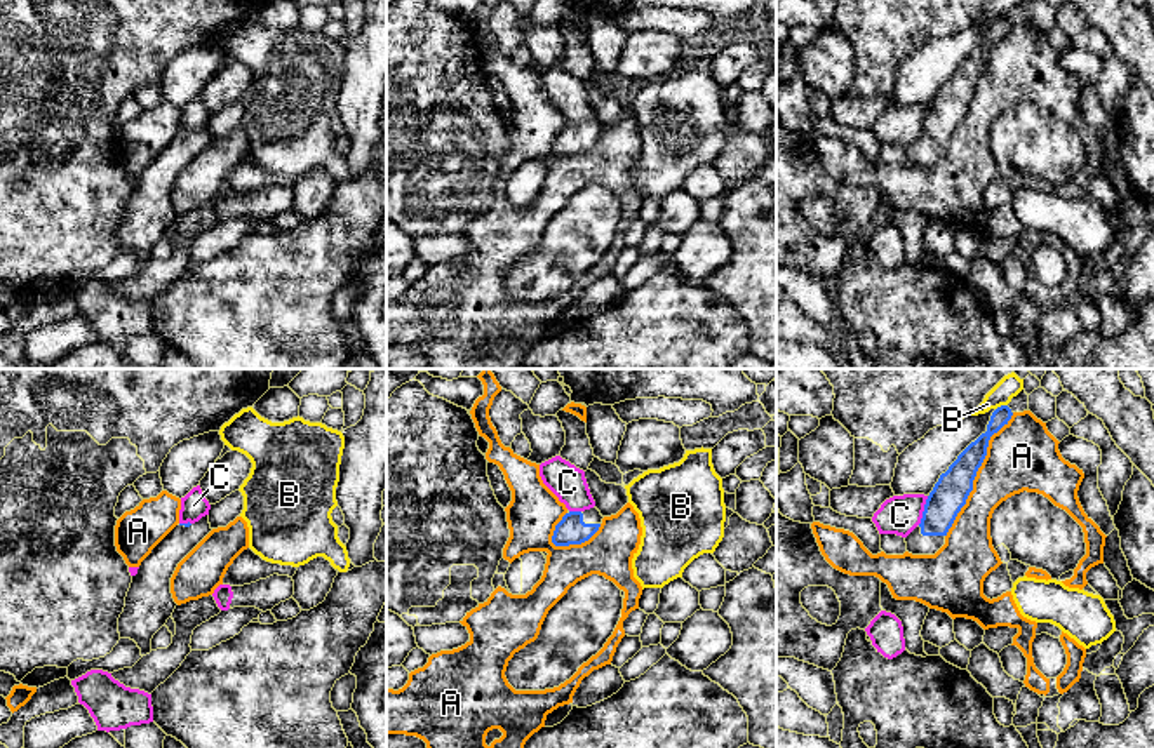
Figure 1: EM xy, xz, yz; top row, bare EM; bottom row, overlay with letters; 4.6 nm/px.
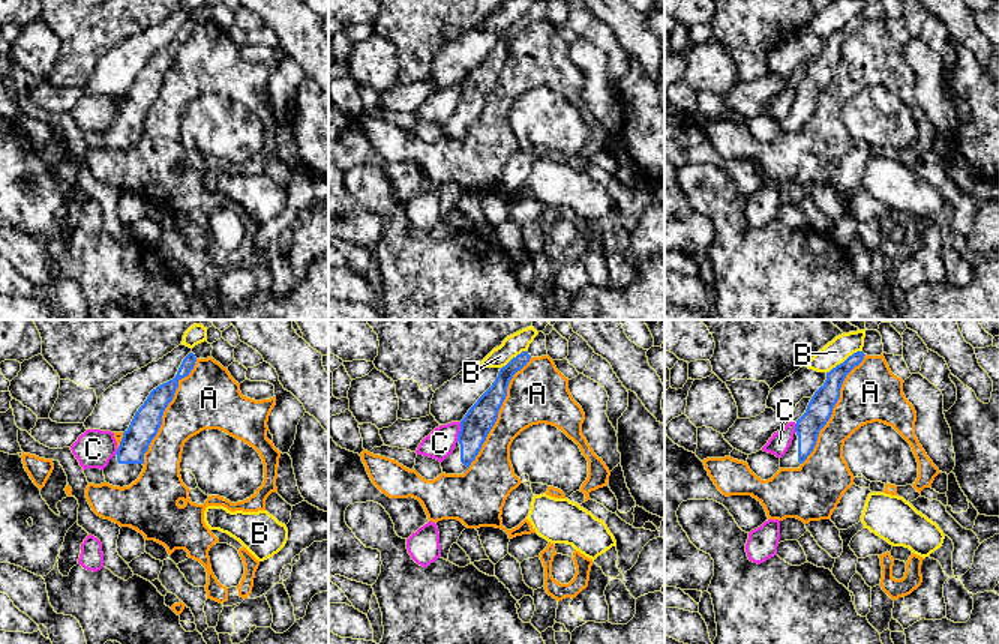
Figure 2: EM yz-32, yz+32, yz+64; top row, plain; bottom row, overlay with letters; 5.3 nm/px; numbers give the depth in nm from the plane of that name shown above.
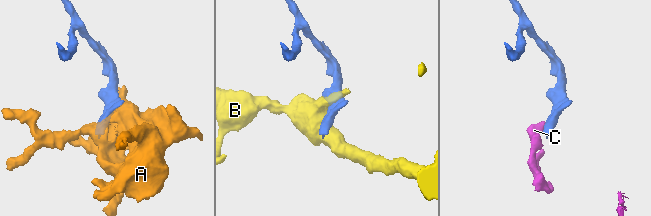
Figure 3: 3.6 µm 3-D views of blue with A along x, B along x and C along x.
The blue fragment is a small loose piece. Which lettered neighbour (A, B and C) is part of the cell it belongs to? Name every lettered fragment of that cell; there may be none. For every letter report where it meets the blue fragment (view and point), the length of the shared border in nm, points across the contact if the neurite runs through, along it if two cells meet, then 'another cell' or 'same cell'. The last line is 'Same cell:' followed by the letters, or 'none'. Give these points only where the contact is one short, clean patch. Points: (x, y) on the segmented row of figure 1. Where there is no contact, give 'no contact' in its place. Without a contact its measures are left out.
A: meets blue in yz at (975, 475); contact 650 nm long; another cell
B: meets blue in yz at (1001, 406); contact 60 nm long; border along yz (1006, 404), (996, 409); another cell
C: meets blue in yz at (925, 510); contact 140 nm long; border along yz (928, 496), (918, 524); another cell
Same cell: none

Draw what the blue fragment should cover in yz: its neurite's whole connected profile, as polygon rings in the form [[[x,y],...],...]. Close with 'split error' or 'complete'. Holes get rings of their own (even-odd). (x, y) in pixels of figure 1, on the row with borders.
[[[1008,405],[997,407],[990,416],[987,431],[971,442],[940,475],[926,499],[921,524],[905,538],[909,553],[935,555],[945,544],[949,529],[973,491],[973,480],[987,456],[990,437],[1008,424],[1011,416]]]; split error

